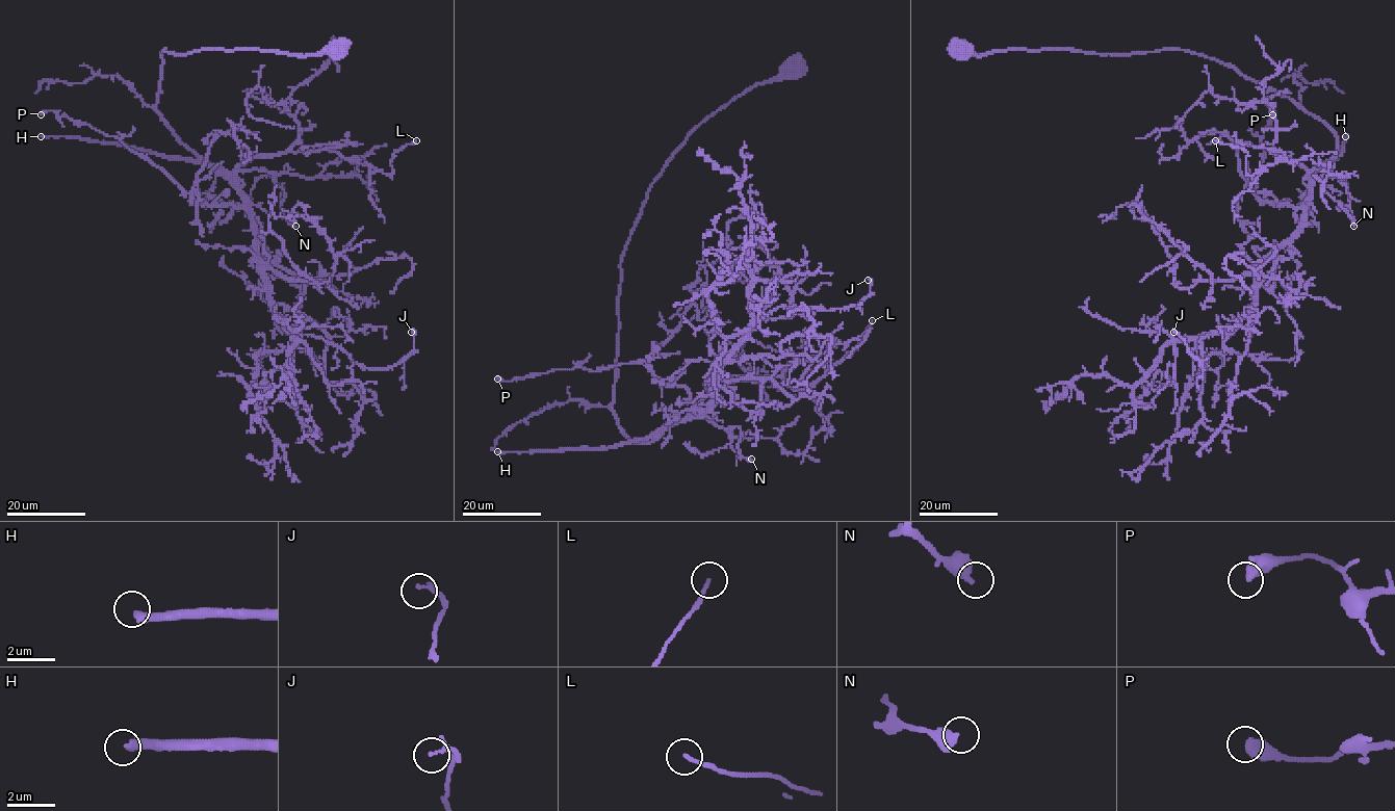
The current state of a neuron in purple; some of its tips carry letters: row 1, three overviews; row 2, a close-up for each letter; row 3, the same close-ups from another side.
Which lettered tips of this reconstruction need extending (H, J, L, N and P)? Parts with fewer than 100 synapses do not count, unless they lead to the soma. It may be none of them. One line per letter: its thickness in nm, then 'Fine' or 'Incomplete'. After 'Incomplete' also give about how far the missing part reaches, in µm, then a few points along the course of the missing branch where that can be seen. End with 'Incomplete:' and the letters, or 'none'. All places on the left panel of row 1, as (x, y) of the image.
H: Thickness 360 nm. Incomplete. Missing length about 250 µm
J: Thickness 180 nm. Fine
L: Thickness 110 nm. Fine
N: Thickness 440 nm. Fine
P: Thickness 480 nm. Fine
Incomplete: H

